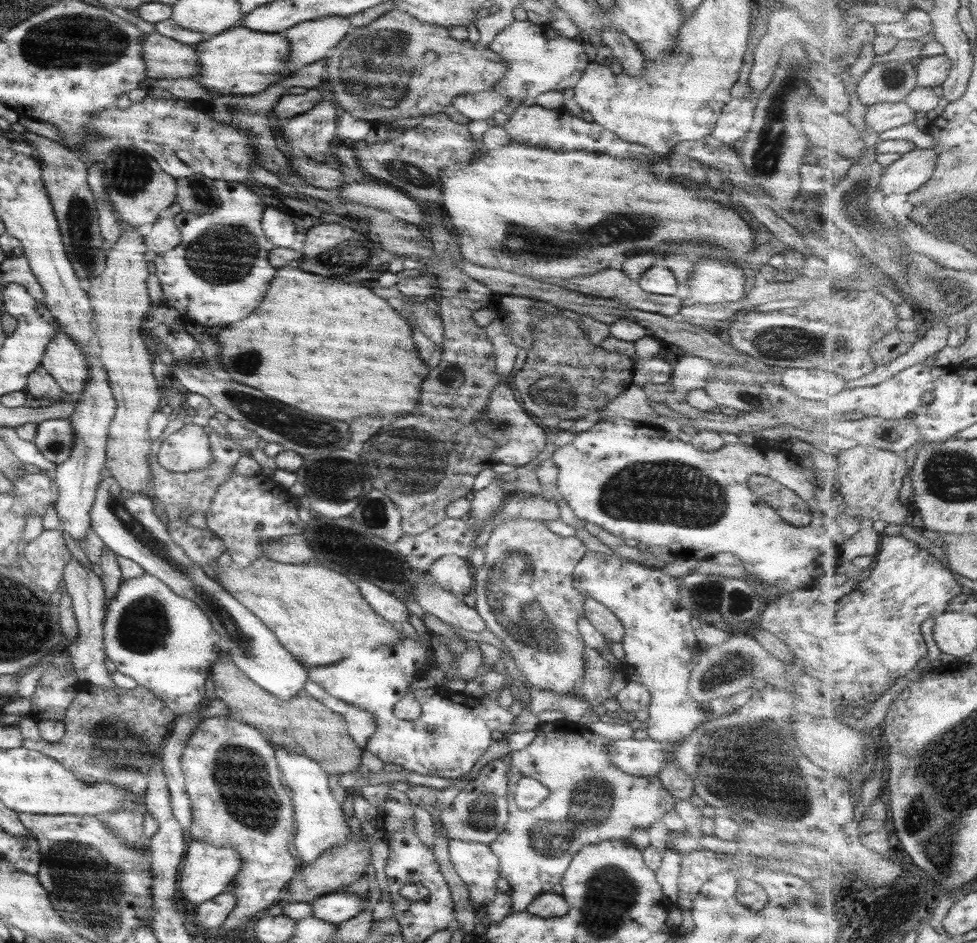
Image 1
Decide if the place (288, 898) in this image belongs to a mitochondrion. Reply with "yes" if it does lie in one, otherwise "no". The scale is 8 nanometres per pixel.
no

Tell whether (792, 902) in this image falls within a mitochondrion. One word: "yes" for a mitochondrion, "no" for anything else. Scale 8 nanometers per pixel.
yes

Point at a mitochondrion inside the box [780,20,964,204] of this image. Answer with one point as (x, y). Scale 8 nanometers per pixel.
(893, 78)

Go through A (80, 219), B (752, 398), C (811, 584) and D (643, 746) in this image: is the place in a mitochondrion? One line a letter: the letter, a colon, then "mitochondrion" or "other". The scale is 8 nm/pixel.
A: mitochondrion
B: mitochondrion
C: other
D: other

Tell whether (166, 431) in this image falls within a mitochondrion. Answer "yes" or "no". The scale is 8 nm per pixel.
no

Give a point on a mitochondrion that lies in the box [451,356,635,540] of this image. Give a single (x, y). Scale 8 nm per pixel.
(557, 397)

